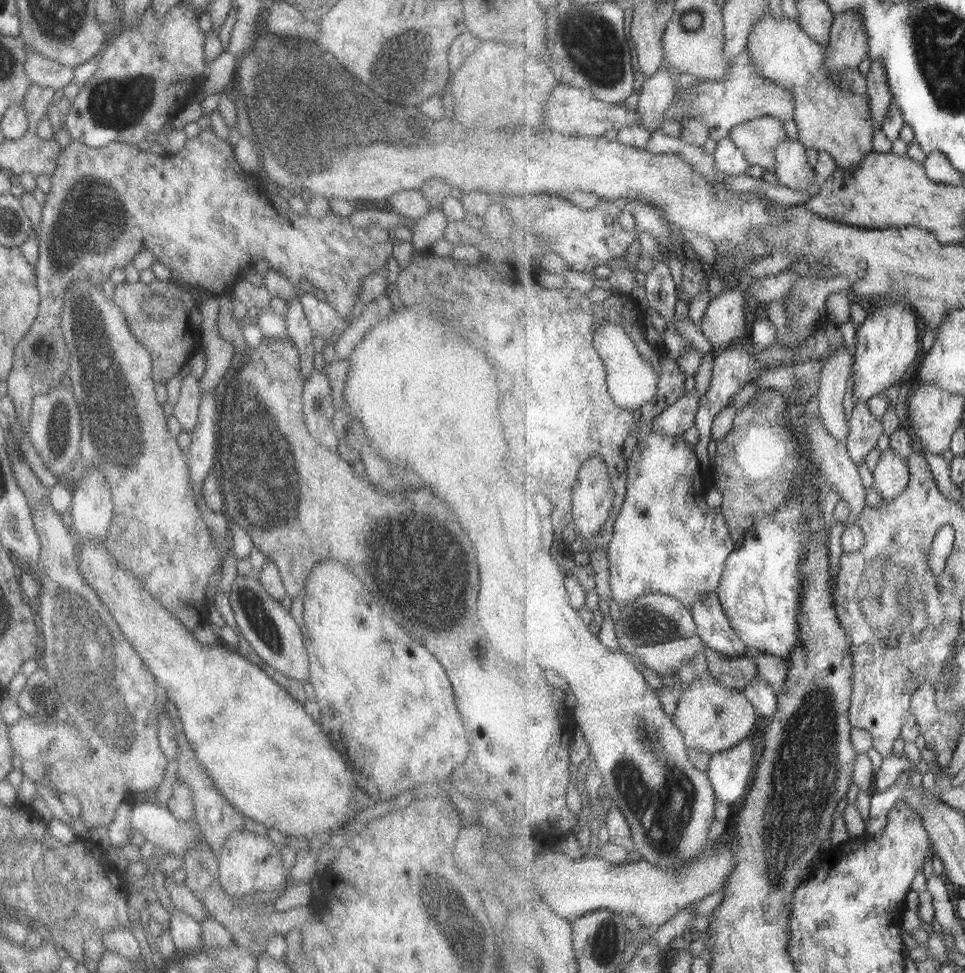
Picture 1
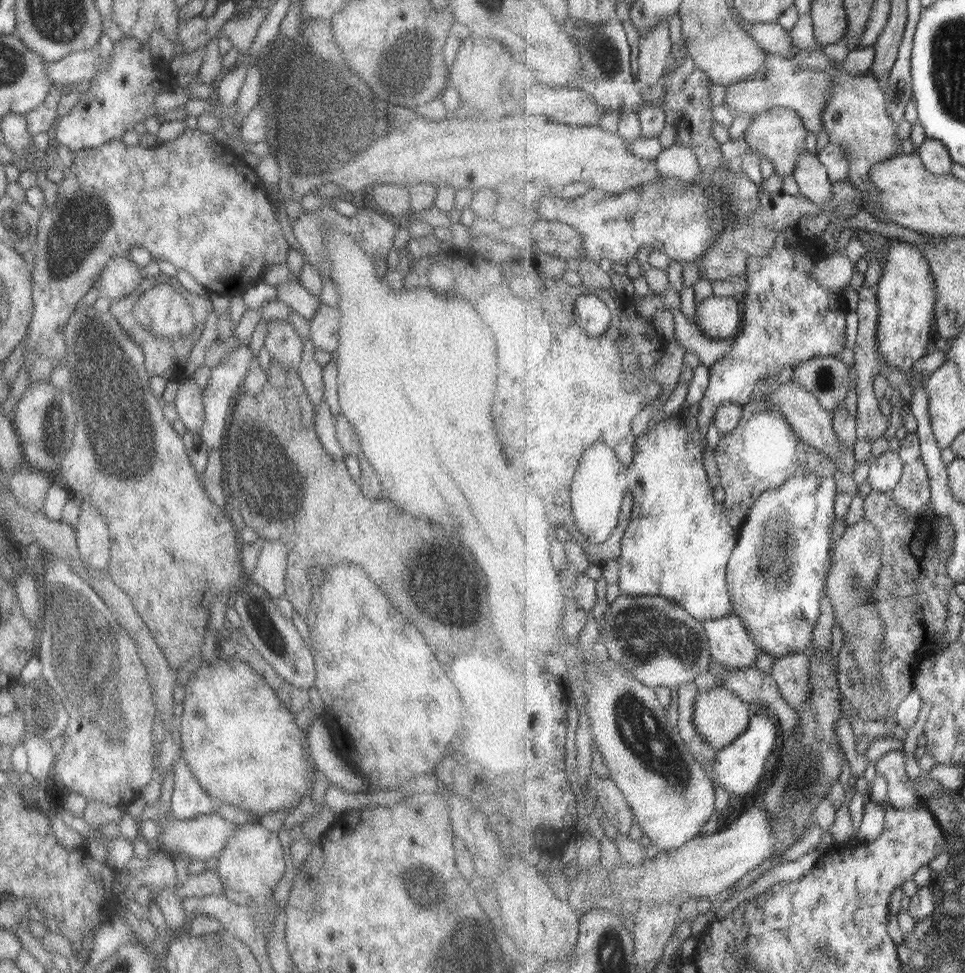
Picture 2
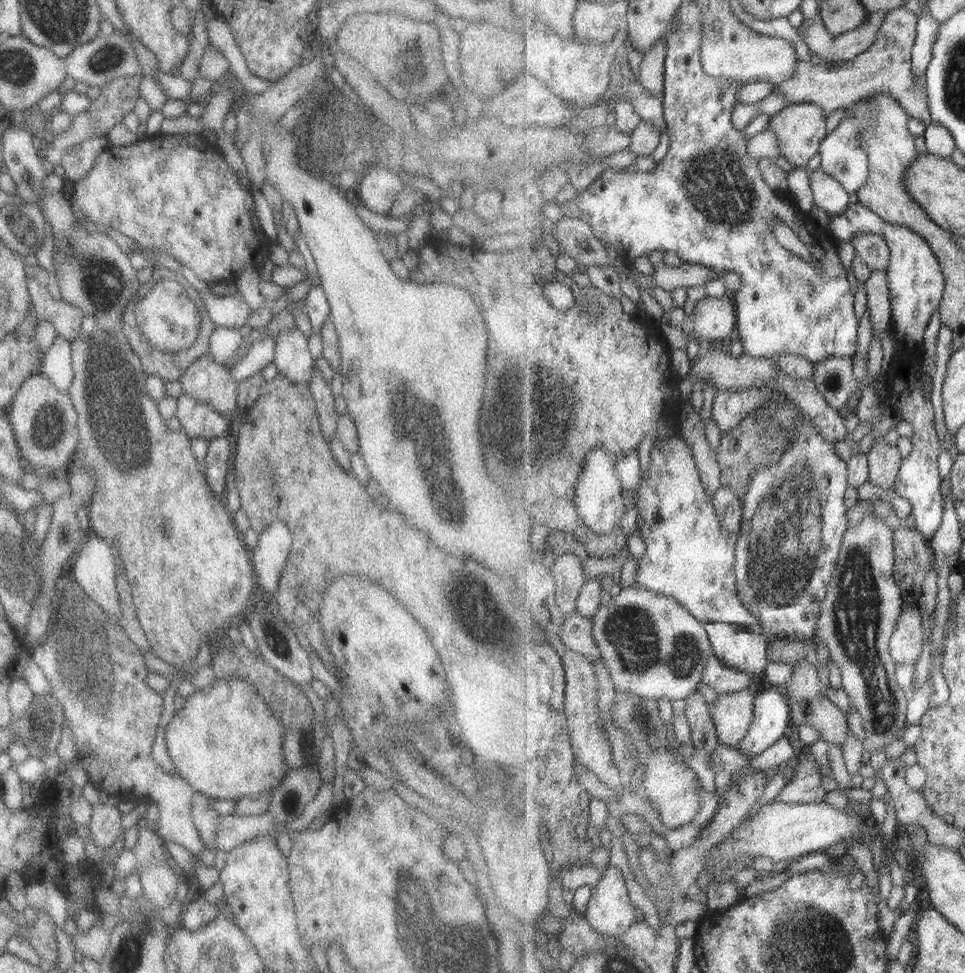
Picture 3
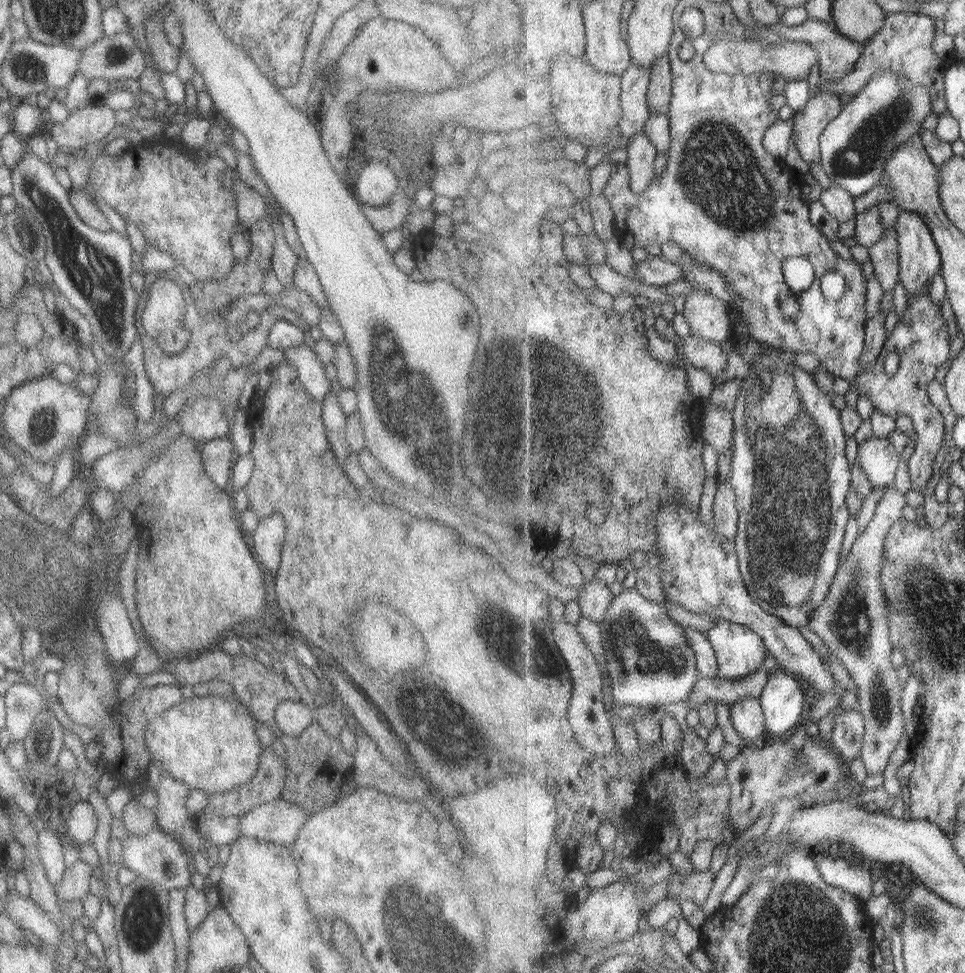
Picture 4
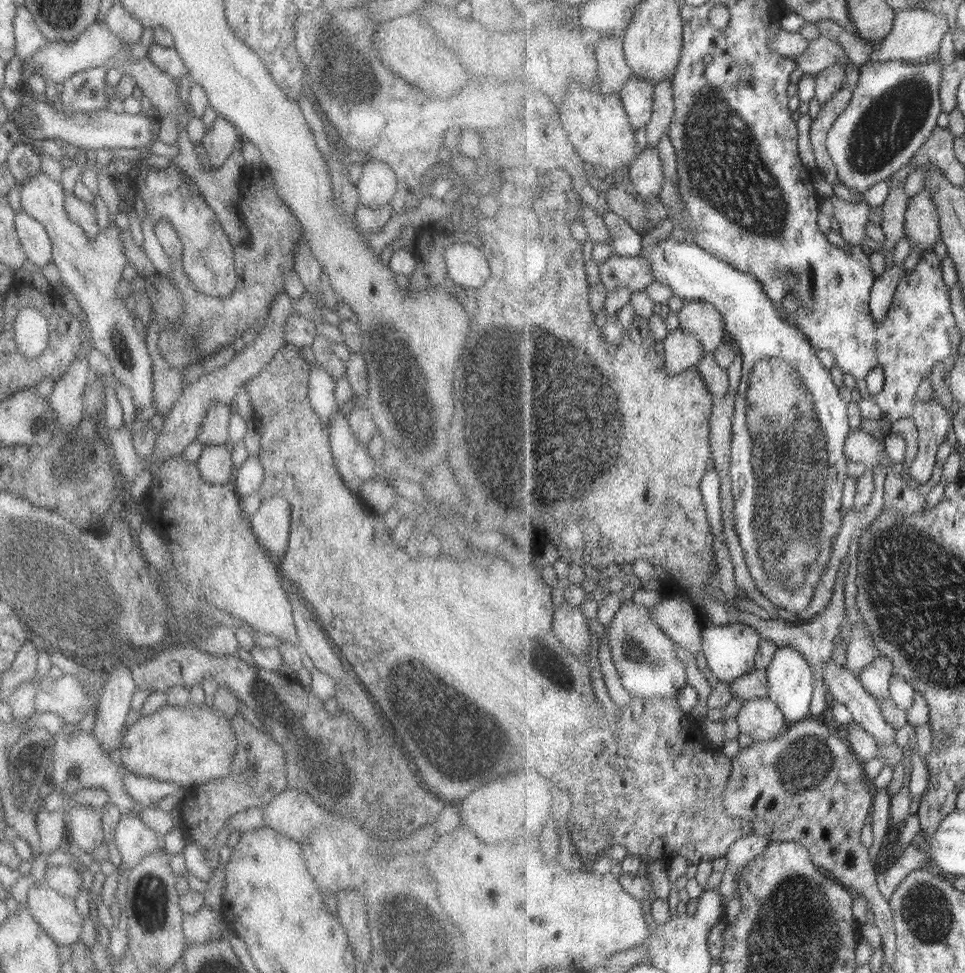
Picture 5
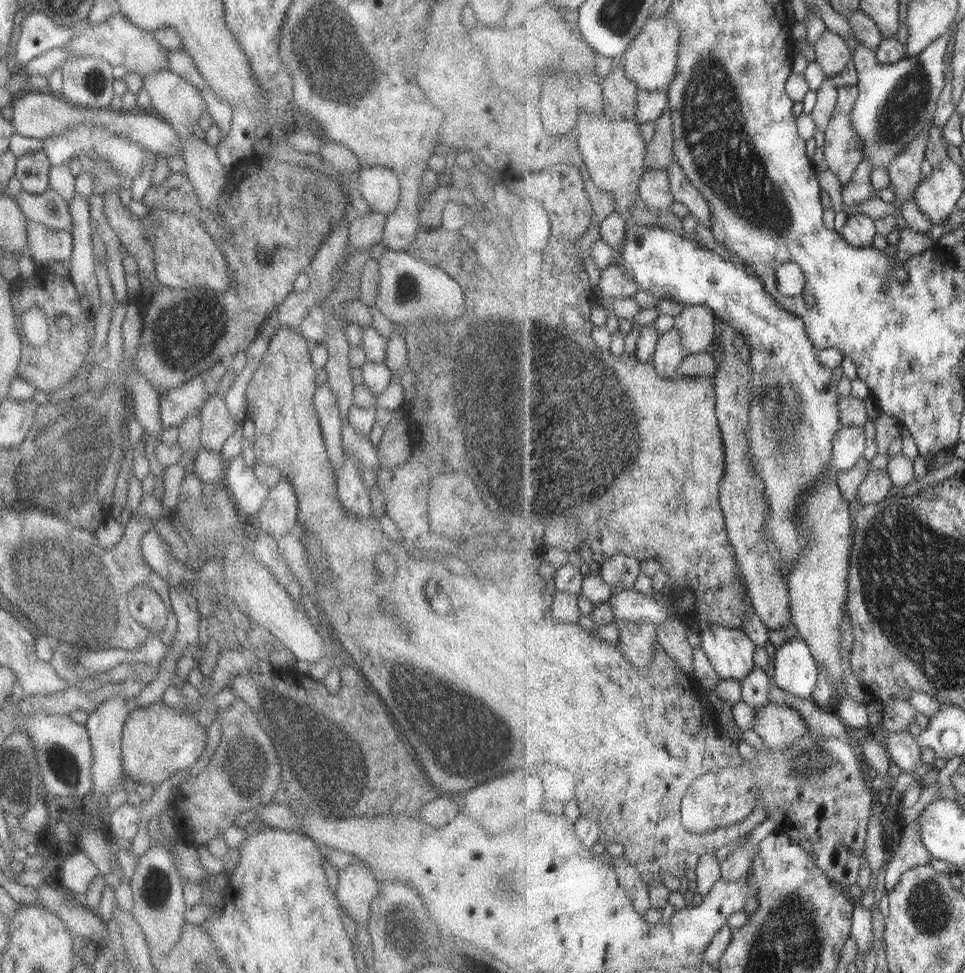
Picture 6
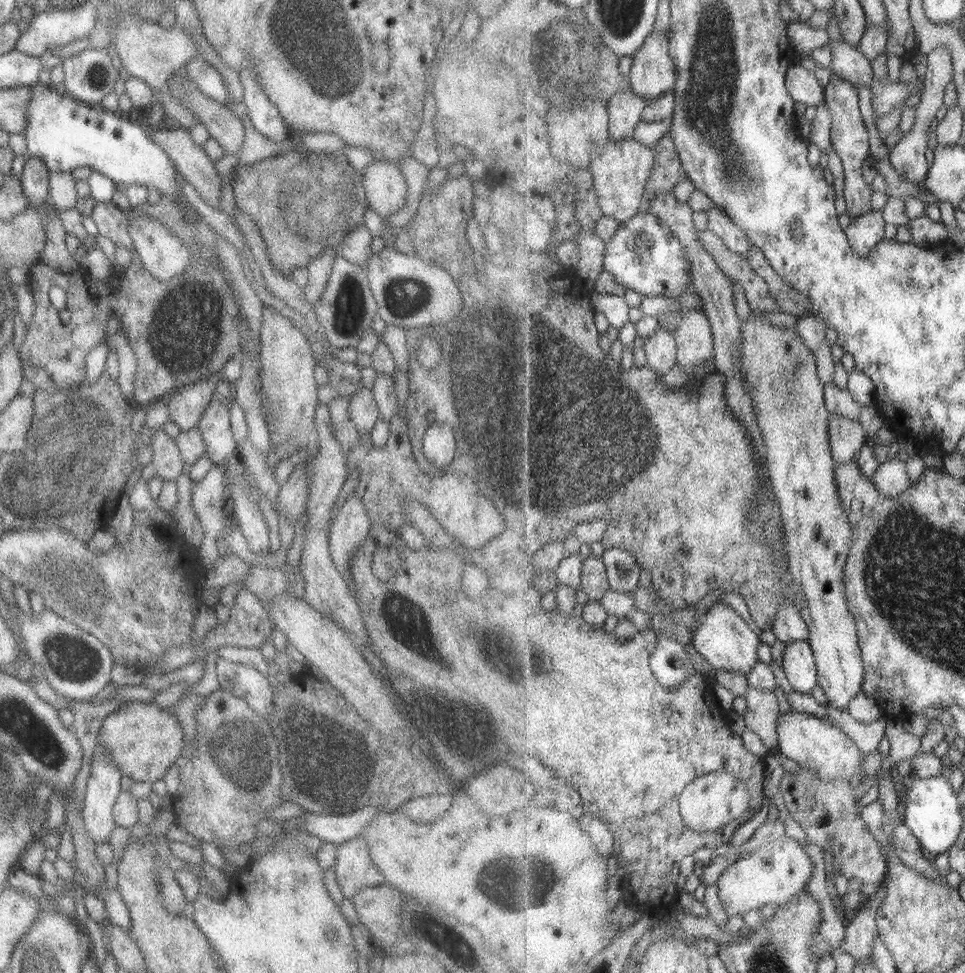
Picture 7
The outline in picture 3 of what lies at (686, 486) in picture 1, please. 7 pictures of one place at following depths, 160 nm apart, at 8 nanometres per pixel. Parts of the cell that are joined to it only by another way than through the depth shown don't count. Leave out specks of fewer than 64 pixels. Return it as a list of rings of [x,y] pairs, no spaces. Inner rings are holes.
[[[682,436],[666,437],[653,444],[650,452],[650,464],[647,473],[642,478],[638,490],[637,513],[640,516],[640,538],[646,544],[646,551],[636,561],[636,582],[634,586],[649,590],[655,595],[675,598],[691,612],[695,618],[704,624],[721,622],[739,624],[751,632],[765,636],[769,644],[776,641],[775,637],[765,635],[759,619],[743,605],[737,588],[735,577],[736,546],[738,533],[727,530],[714,507],[714,497],[706,489],[702,474],[692,446]]]

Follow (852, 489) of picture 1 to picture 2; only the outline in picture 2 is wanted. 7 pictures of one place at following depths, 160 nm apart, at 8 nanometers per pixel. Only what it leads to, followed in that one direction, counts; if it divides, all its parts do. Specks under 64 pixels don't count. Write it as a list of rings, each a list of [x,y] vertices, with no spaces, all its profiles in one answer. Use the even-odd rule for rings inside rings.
[[[792,379],[789,382],[778,384],[775,388],[770,388],[770,390],[764,394],[763,398],[776,404],[783,411],[793,430],[805,442],[818,448],[819,452],[828,454],[828,457],[835,462],[838,468],[846,472],[853,472],[855,464],[858,463],[855,461],[853,449],[850,449],[847,443],[839,438],[833,426],[833,413],[825,410],[812,392],[807,392],[802,384]]]

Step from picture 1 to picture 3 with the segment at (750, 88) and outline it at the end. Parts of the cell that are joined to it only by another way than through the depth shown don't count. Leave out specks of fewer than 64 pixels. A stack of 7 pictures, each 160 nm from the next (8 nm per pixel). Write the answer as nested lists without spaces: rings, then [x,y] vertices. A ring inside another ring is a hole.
[[[904,7],[887,12],[882,29],[877,34],[875,44],[867,52],[861,53],[851,60],[832,64],[821,62],[815,65],[810,62],[797,61],[793,78],[787,80],[787,82],[773,84],[772,92],[779,91],[781,95],[785,95],[787,102],[791,102],[792,105],[815,104],[823,109],[823,113],[827,117],[837,112],[837,110],[851,110],[853,106],[857,105],[857,102],[873,98],[877,94],[889,94],[905,108],[907,116],[920,120],[926,129],[932,124],[933,120],[933,115],[931,115],[931,111],[928,108],[929,95],[927,95],[927,87],[925,87],[925,82],[927,81],[925,81],[925,76],[919,77],[919,79],[914,76],[912,65],[912,48],[916,43],[917,18],[917,14],[905,10]]]

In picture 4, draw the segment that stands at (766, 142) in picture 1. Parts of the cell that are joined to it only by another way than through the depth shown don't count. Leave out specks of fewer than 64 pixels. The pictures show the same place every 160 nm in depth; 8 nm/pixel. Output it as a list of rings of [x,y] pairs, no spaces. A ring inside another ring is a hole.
[[[820,93],[809,100],[809,104],[795,112],[793,122],[793,142],[798,146],[800,156],[805,163],[820,163],[822,151],[820,139],[835,118],[839,117],[844,107],[839,95]]]

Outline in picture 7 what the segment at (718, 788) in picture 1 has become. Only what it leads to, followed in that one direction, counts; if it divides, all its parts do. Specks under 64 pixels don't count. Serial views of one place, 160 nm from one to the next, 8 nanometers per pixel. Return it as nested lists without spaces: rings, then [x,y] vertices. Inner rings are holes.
[[[808,641],[787,644],[780,662],[790,686],[795,691],[809,694],[818,686],[818,665]]]

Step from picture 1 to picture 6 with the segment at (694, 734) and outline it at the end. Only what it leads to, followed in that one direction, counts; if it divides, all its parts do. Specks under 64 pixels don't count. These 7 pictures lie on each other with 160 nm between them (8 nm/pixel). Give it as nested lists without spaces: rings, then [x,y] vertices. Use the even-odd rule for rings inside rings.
[[[772,701],[759,709],[752,730],[760,735],[767,747],[776,751],[790,749],[810,732],[808,724],[797,710]]]

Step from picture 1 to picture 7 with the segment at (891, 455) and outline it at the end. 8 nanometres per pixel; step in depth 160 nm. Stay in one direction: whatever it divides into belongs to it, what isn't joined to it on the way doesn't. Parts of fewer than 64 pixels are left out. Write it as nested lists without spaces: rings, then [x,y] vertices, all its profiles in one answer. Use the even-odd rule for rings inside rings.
[[[830,416],[830,445],[837,464],[853,462],[867,444],[869,434],[863,425],[852,418]]]

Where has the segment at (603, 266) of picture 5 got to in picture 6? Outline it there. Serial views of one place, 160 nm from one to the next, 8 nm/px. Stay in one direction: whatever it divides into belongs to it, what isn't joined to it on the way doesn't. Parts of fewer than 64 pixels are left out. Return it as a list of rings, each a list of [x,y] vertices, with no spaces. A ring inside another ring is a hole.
[[[613,264],[601,271],[600,290],[613,298],[635,297],[641,290],[640,284],[619,264]]]

